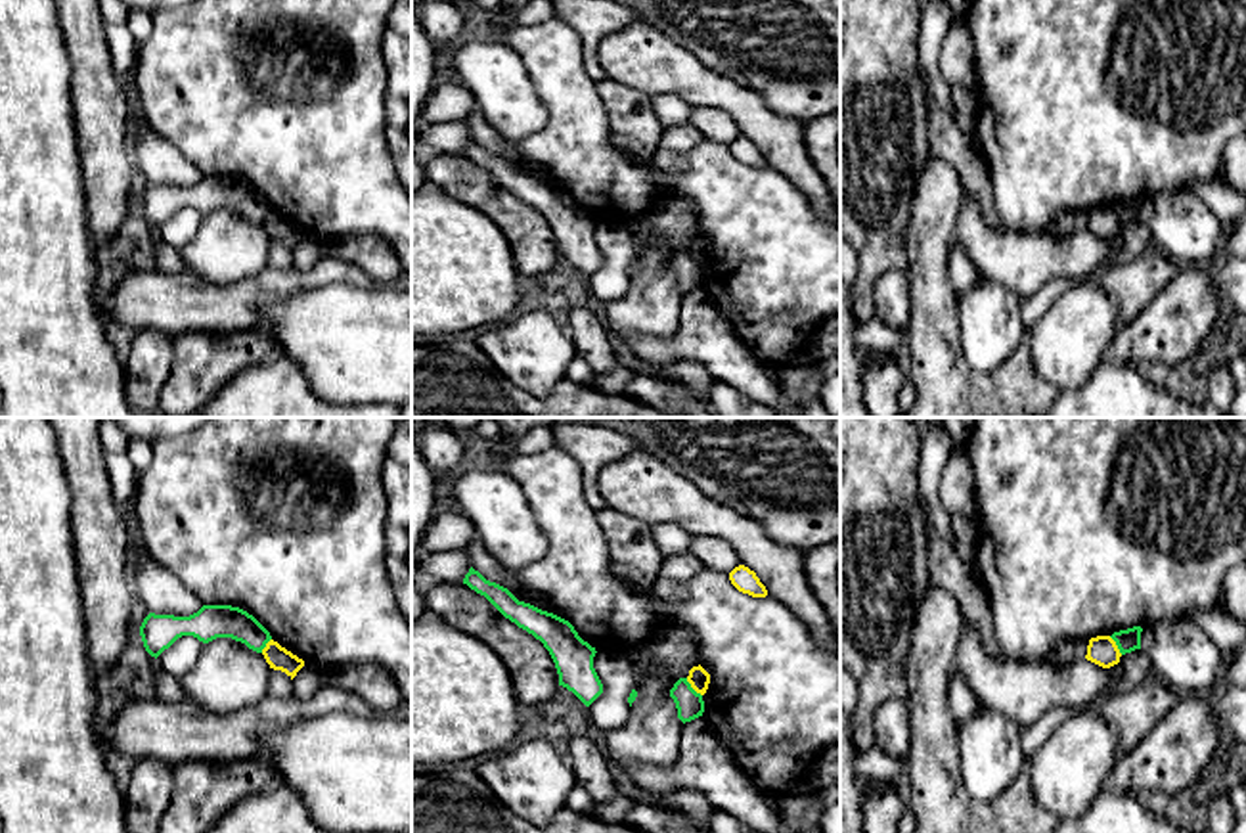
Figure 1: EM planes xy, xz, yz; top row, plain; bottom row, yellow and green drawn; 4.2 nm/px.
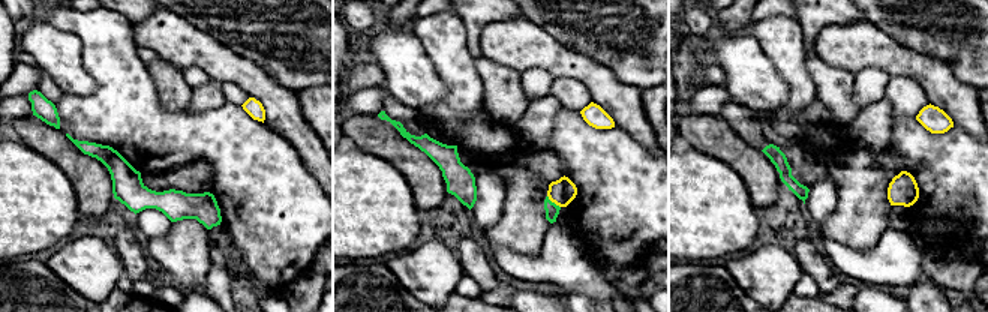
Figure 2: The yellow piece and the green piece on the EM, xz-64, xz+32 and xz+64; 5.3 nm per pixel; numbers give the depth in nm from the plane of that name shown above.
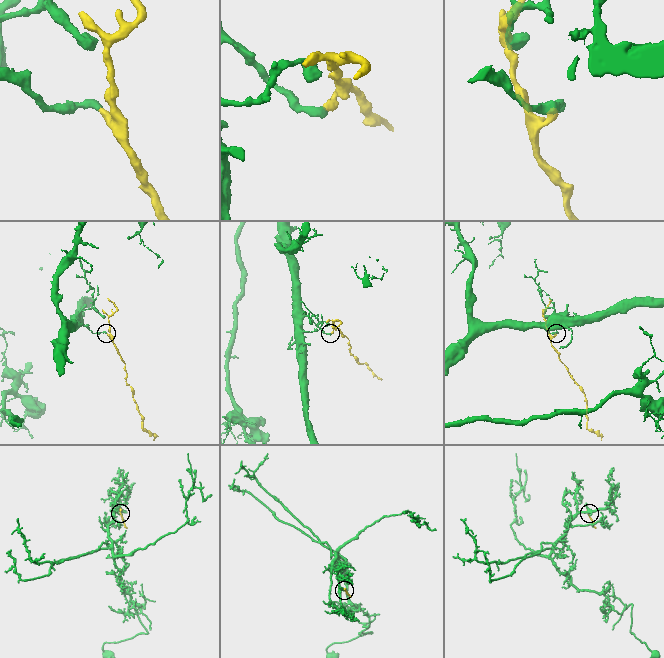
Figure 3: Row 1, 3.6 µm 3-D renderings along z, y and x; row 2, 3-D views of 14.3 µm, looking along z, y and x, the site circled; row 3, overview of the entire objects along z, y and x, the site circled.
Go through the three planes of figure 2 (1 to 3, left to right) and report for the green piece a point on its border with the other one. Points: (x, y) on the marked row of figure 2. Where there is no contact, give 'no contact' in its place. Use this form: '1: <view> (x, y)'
1: no contact
2: xz+32 (553, 201)
3: no contact

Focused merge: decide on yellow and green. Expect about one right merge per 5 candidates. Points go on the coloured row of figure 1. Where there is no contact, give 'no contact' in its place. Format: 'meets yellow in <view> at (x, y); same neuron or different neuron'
meets yellow in xz at (693, 688); different neuron

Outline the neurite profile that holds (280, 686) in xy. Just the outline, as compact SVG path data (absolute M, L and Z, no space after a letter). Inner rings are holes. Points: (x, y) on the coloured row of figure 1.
M270 668L268 695L287 699L293 695L293 680L281 670Z

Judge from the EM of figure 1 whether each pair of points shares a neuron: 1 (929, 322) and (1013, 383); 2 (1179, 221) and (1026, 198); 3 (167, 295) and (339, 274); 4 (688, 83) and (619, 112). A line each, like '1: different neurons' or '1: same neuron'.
1: same neuron
2: different neurons
3: same neuron
4: different neurons

